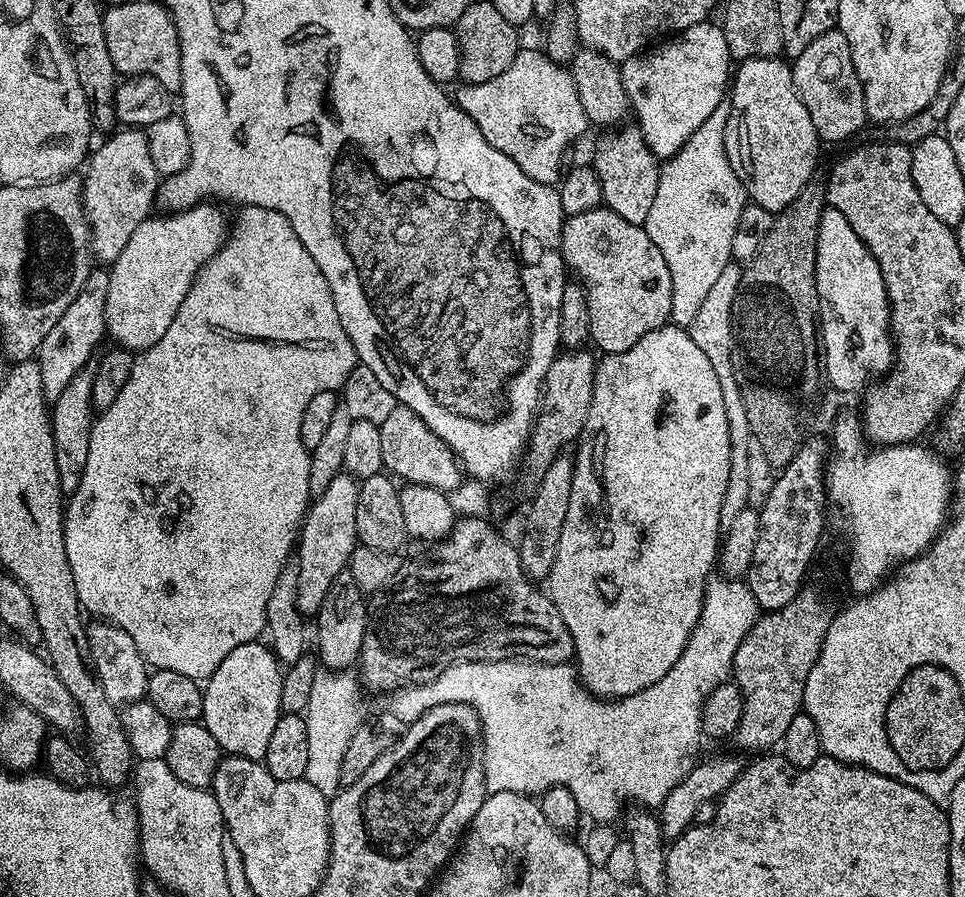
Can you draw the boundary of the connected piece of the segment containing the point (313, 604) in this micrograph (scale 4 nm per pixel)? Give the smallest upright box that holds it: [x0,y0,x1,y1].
[294,474,359,618]

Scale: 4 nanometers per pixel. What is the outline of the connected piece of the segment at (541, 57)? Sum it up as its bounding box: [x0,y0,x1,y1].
[454,47,590,185]

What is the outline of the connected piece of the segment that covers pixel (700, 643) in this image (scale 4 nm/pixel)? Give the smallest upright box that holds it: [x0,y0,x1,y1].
[390,574,758,824]

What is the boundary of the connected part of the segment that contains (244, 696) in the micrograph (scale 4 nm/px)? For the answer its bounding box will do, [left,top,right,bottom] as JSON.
[201,640,282,761]

